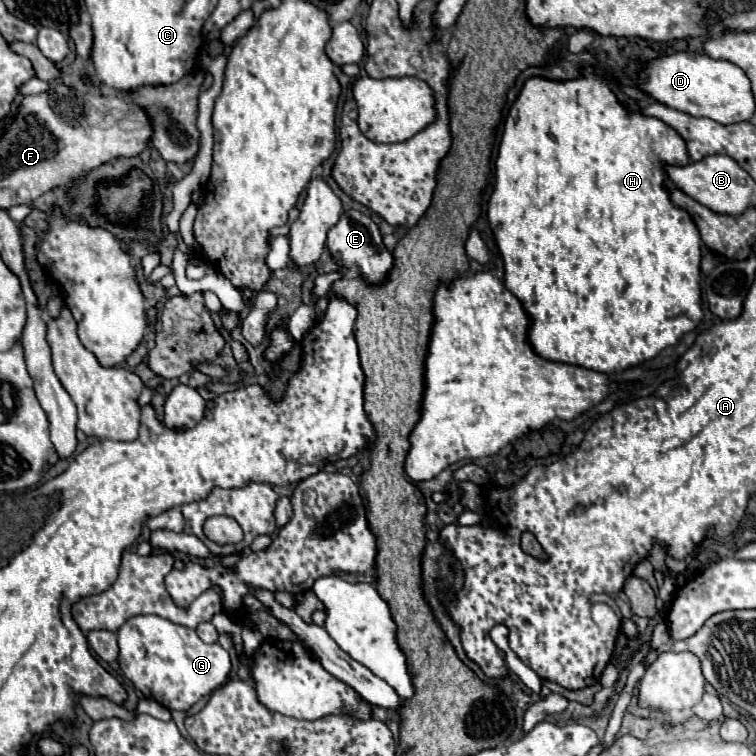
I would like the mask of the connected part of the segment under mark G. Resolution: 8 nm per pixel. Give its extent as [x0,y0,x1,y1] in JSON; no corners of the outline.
[117,615,230,711]

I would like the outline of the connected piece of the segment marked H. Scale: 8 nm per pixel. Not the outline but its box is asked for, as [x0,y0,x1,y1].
[488,69,704,375]

